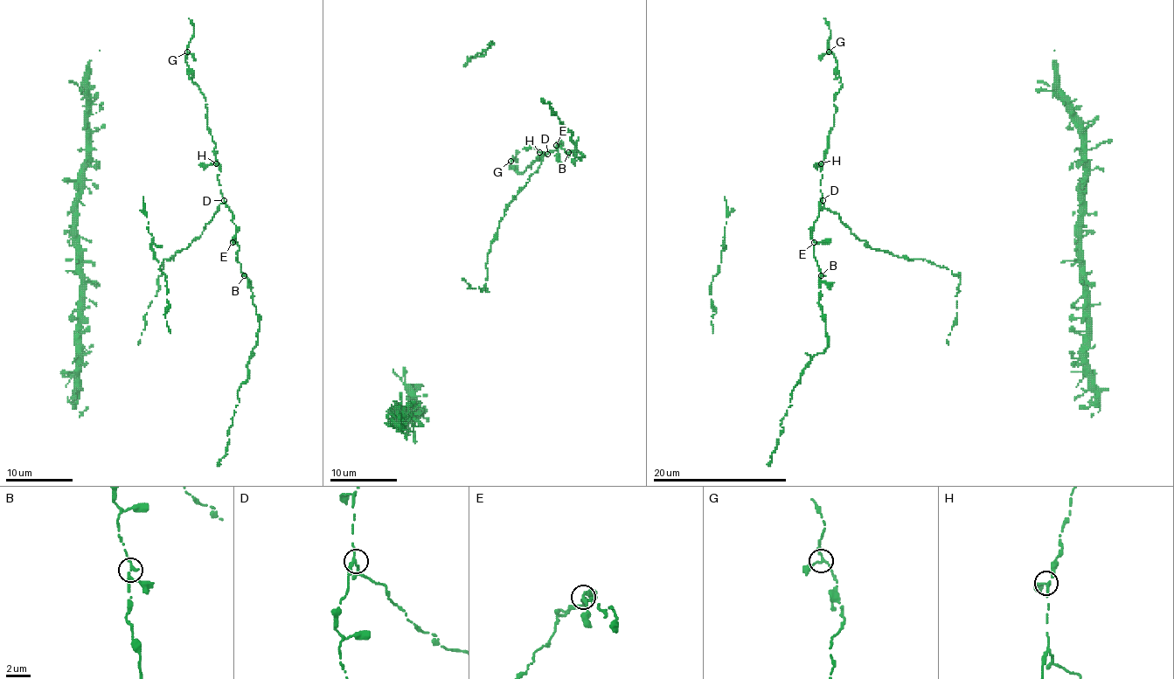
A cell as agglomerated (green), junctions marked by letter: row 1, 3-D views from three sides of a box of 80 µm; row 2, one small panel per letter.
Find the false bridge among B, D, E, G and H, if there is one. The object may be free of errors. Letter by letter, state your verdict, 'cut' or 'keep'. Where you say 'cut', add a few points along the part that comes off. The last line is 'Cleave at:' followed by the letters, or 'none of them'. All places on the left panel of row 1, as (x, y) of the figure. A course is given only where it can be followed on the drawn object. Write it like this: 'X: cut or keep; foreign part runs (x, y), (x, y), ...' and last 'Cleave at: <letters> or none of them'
B: keep
D: cut; foreign part runs (224, 200), (202, 233), (173, 257), (163, 259), (156, 294), (138, 344)
E: keep
G: keep
H: keep
Cleave at: D

